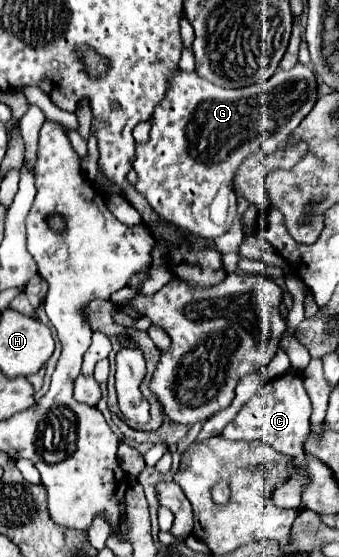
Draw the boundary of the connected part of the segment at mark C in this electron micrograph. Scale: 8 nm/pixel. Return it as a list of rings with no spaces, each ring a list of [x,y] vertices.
[[[297,372],[283,374],[279,378],[269,380],[263,388],[259,388],[257,394],[243,404],[235,420],[223,428],[221,436],[229,440],[245,440],[245,442],[263,440],[263,444],[269,444],[281,454],[293,458],[305,456],[305,440],[309,438],[311,432],[311,422],[309,422],[311,410],[313,408],[303,384],[303,376]]]

